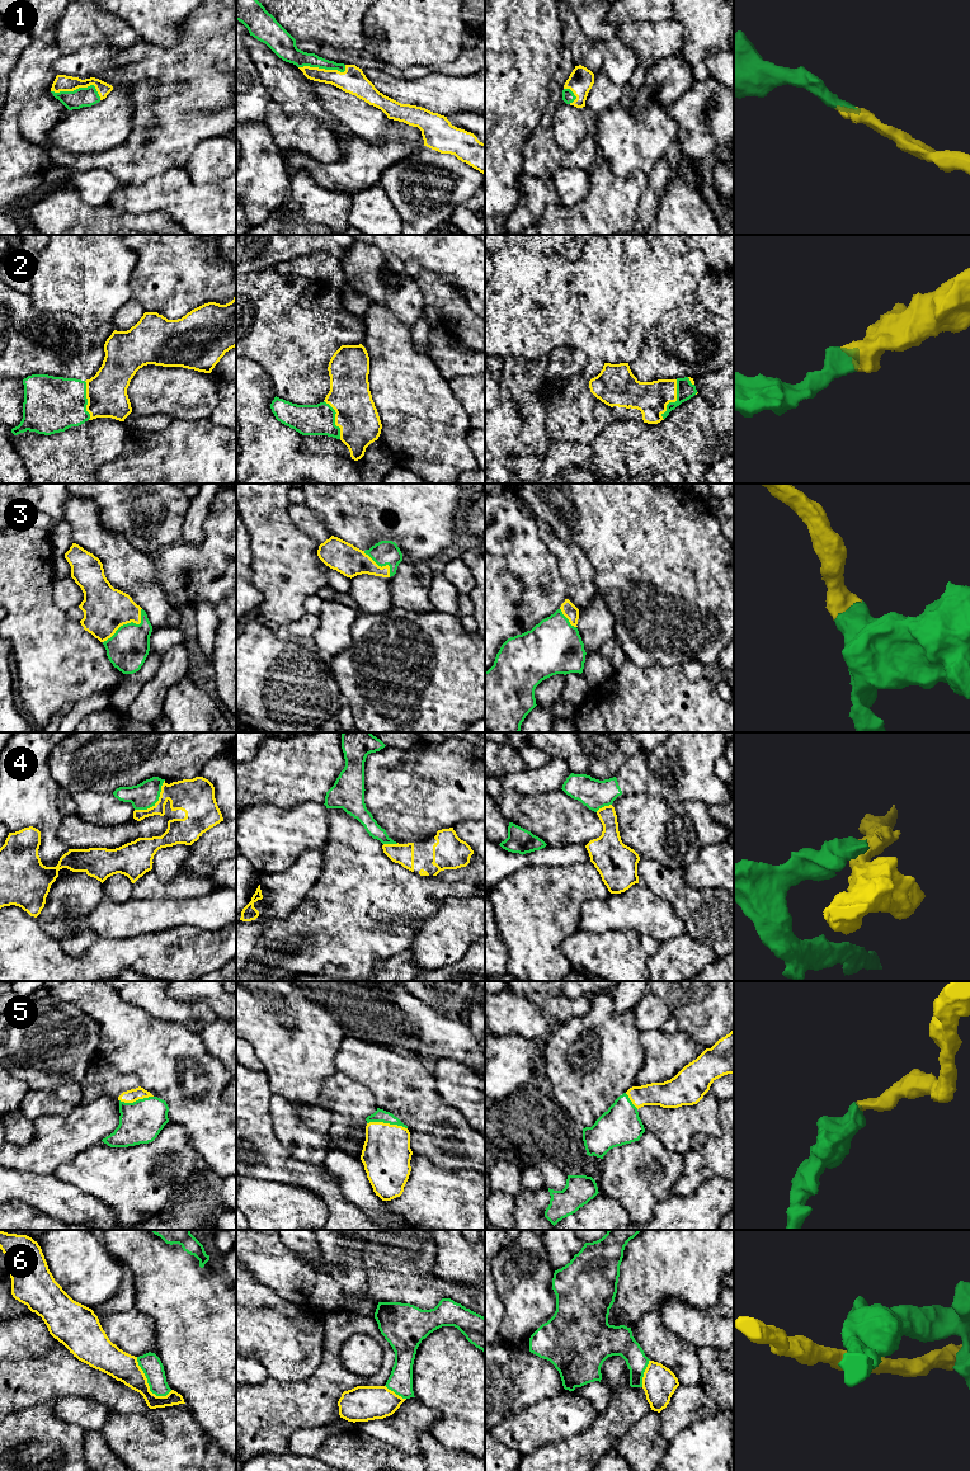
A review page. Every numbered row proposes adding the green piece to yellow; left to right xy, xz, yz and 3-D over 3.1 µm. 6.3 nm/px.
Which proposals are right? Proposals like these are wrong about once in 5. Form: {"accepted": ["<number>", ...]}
{"accepted": ["1", "2", "3", "5"]}

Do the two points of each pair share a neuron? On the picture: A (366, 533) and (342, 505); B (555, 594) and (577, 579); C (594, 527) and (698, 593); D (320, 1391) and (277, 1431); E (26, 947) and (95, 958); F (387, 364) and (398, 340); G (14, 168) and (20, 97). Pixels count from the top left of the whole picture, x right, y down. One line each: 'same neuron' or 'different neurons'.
A: same neuron
B: different neurons
C: same neuron
D: same neuron
E: same neuron
F: same neuron
G: same neuron

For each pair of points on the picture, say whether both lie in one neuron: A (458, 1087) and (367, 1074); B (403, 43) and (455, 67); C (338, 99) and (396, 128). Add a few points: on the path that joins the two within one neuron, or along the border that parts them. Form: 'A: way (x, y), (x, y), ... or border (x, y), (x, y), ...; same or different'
A: border (431, 1071), (438, 1093), (453, 1107); different
B: border (464, 50), (451, 61), (414, 65); different
C: border (389, 119), (382, 142), (362, 138); different

